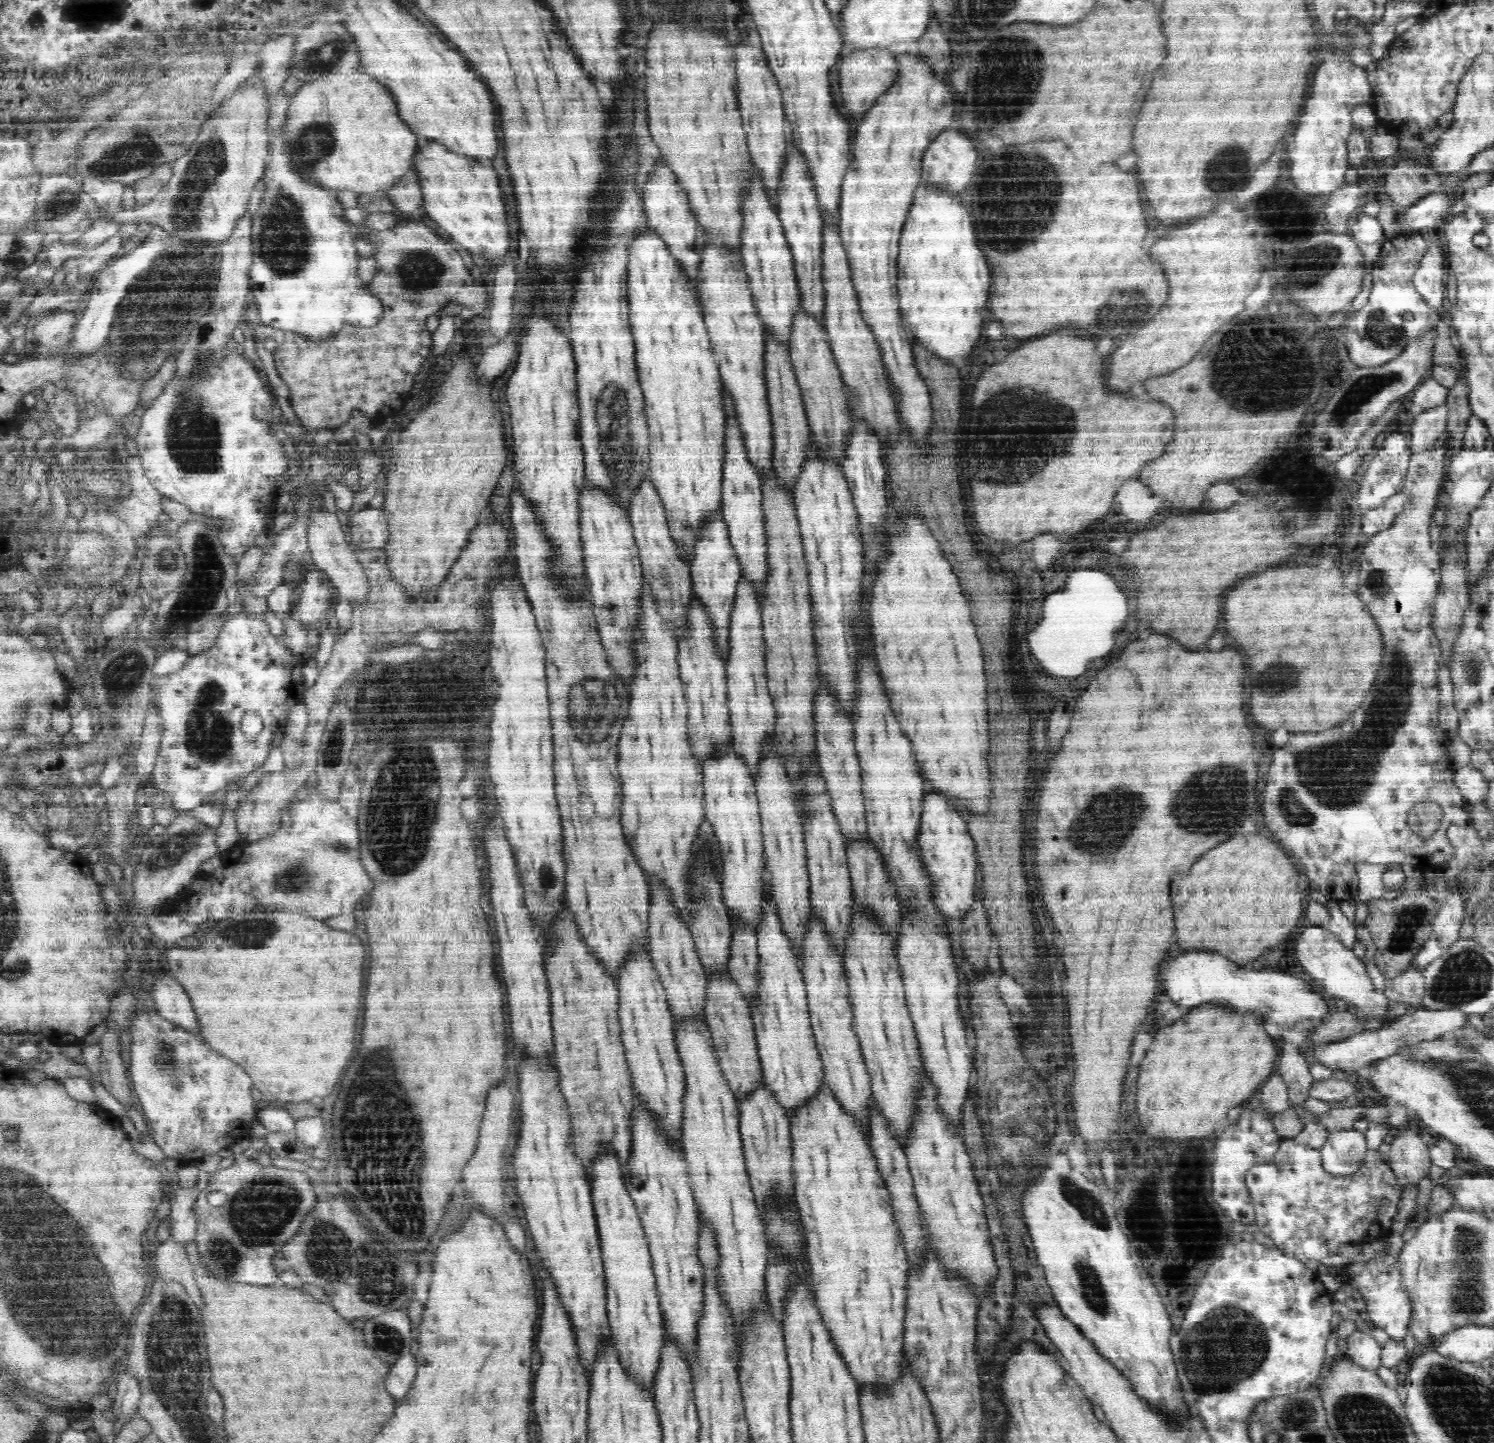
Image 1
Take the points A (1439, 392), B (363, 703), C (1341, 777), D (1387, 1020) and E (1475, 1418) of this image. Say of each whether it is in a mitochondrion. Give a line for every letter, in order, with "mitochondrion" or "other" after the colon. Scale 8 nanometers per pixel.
A: other
B: mitochondrion
C: mitochondrion
D: other
E: mitochondrion

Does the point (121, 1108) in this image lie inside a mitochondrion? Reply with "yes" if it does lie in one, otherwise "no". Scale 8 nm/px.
no

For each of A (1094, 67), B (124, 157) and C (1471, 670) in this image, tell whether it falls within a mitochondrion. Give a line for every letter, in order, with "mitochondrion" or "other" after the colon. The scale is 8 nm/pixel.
A: other
B: mitochondrion
C: mitochondrion

